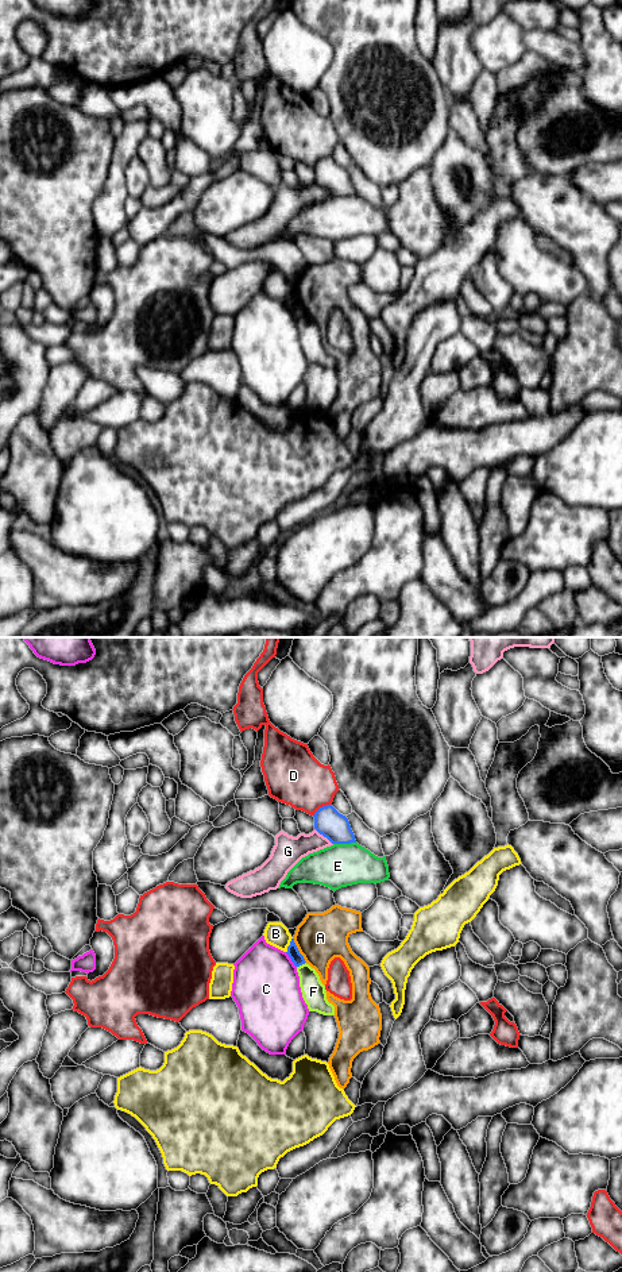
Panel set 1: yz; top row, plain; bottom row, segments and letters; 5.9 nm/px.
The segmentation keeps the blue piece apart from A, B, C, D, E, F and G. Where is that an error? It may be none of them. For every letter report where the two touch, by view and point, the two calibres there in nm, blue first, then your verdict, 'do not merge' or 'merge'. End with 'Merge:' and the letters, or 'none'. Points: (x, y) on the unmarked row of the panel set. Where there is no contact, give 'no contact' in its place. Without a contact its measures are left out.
A: yz (297, 301) | 70/300 nm | do not merge
B: yz (289, 297) | 70/140 nm | do not merge
C: yz (292, 312) | 70/400 nm | do not merge
D: yz (323, 158) | 170/340 nm | do not merge
E: yz (344, 195) | 170/260 nm | do not merge
F: yz (301, 316) | 70/140 nm | do not merge
G: yz (324, 188) | 170/180 nm | do not merge
Merge: none

